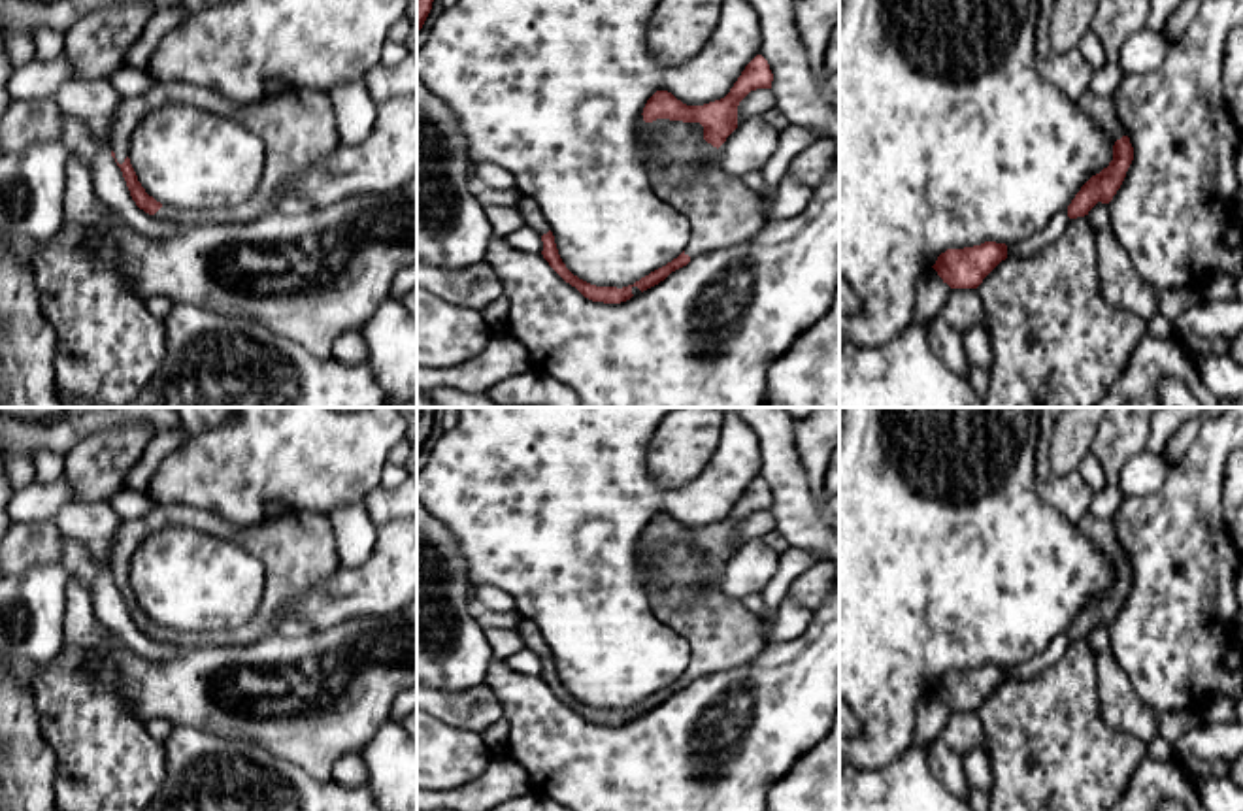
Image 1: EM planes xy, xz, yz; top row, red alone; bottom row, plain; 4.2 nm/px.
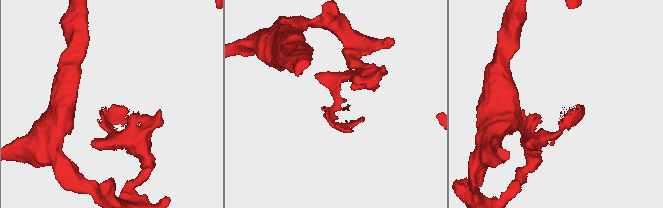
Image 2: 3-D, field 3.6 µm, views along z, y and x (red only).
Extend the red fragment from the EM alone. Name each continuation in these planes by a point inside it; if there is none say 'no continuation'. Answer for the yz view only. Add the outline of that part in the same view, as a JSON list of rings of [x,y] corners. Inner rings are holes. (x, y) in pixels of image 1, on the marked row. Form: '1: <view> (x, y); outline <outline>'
1: yz (1100, 110); outline [[[1086,91],[1079,100],[1077,106],[1083,113],[1103,132],[1107,132],[1115,141],[1126,136],[1124,126],[1120,124],[1113,102],[1105,96],[1092,94]]]

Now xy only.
1: xy (297, 127); outline [[[179,81],[157,83],[143,94],[123,98],[115,109],[109,147],[119,164],[130,149],[140,119],[166,104],[191,104],[207,113],[240,121],[264,145],[264,172],[251,198],[213,213],[215,223],[249,223],[281,209],[281,192],[311,164],[340,143],[330,92],[285,87],[255,102],[238,102],[206,87]]]

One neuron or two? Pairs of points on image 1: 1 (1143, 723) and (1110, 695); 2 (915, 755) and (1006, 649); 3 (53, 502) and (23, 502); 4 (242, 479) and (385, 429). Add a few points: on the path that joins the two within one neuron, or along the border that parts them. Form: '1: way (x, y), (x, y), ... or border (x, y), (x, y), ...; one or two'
1: way (1136, 717), (1117, 702); one
2: border (913, 744), (876, 768); two
3: way (46, 502), (31, 502); one
4: way (278, 455), (342, 455), (349, 449); one

